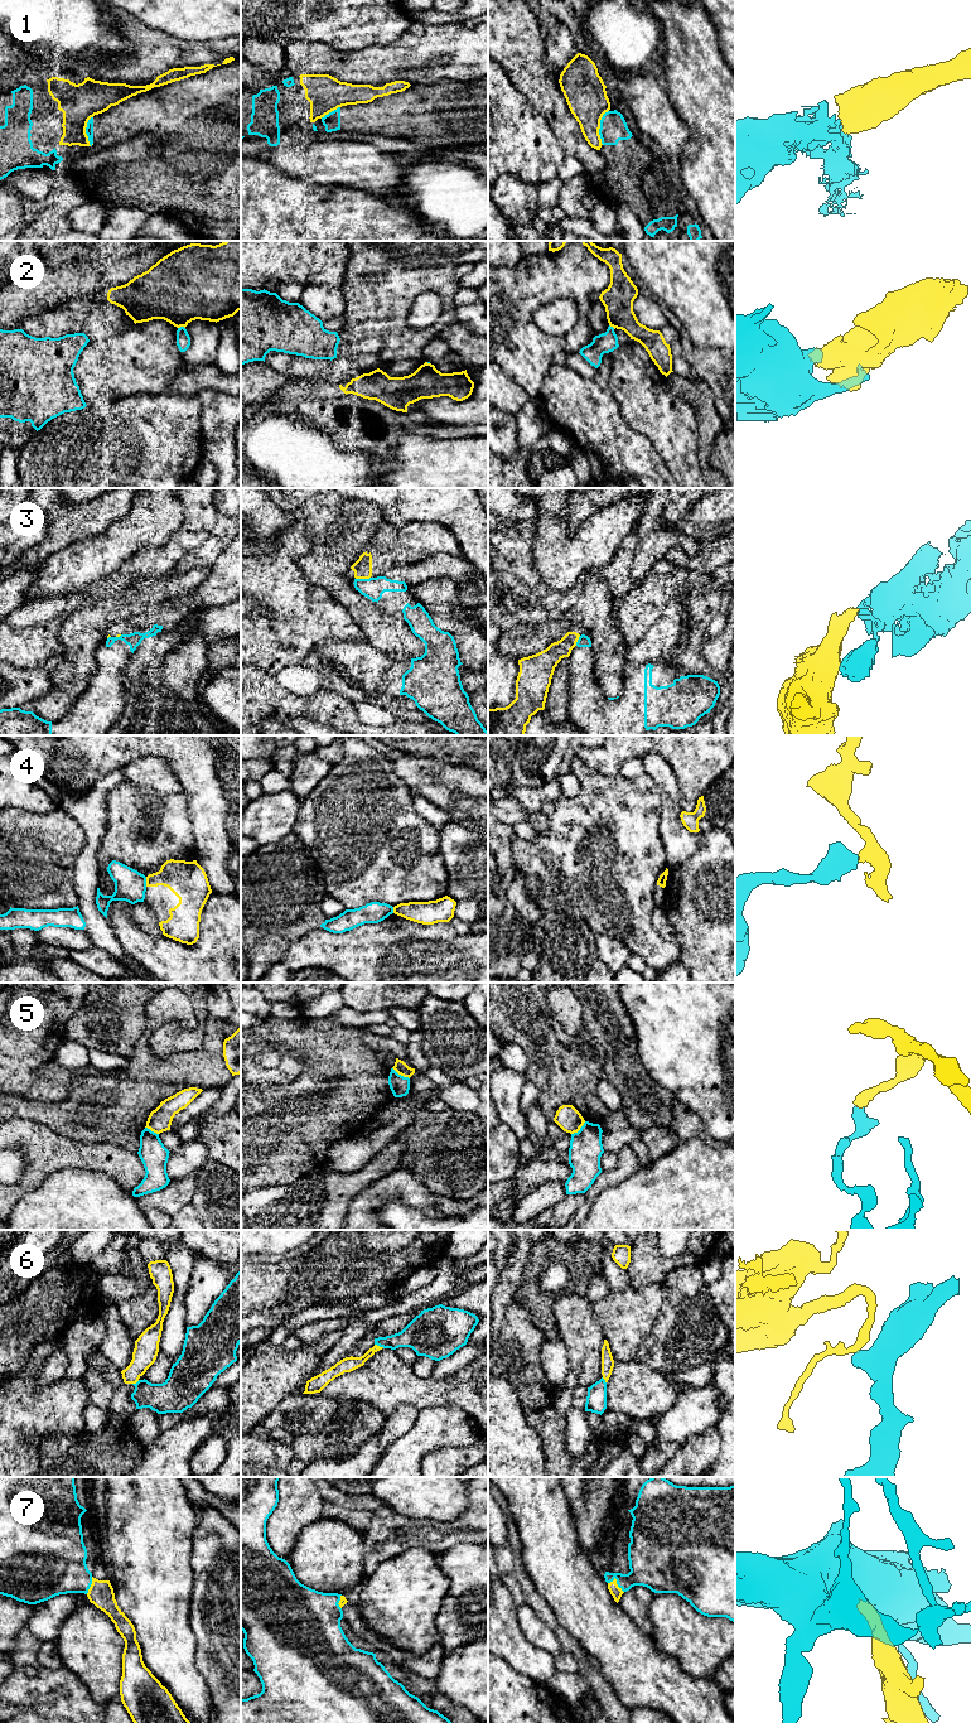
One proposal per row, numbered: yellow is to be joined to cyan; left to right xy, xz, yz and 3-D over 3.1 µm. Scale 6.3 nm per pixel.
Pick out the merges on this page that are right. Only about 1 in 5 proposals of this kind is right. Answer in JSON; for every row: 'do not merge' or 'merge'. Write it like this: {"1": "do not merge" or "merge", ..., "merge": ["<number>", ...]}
{"1": "merge", "2": "do not merge", "3": "do not merge", "4": "do not merge", "5": "do not merge", "6": "do not merge", "7": "merge", "merge": ["1", "7"]}

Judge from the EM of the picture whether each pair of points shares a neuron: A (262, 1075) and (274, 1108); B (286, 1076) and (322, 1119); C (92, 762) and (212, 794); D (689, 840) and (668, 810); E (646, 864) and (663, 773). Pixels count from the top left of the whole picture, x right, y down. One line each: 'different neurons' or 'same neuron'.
A: different neurons
B: different neurons
C: same neuron
D: same neuron
E: different neurons

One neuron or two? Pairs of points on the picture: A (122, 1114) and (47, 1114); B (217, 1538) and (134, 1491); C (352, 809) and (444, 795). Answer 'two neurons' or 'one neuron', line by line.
A: one neuron
B: two neurons
C: two neurons

